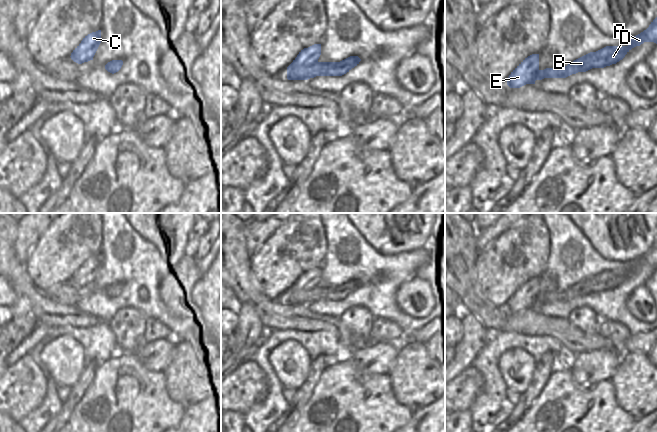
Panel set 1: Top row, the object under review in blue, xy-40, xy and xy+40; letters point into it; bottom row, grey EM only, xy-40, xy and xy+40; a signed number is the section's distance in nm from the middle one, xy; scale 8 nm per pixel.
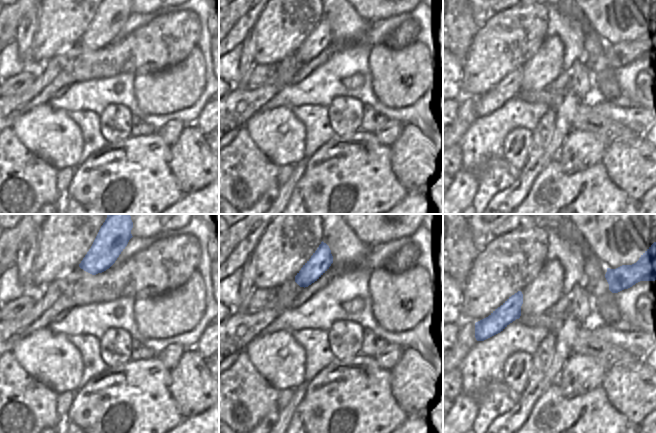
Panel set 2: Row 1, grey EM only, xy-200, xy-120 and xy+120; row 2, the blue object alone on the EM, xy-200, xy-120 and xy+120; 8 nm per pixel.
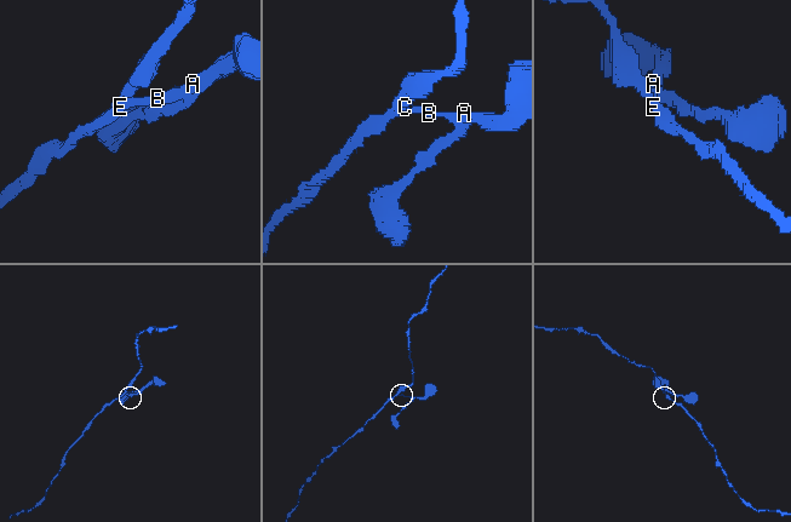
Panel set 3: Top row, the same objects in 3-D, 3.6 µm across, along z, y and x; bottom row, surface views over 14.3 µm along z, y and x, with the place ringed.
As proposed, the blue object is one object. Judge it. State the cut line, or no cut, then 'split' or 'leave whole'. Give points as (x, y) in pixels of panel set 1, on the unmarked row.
cut in xy along (317, 285), (307, 291), (292, 293), (289, 290); split

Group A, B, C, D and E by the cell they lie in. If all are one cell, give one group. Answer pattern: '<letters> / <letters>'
A B D / C E

